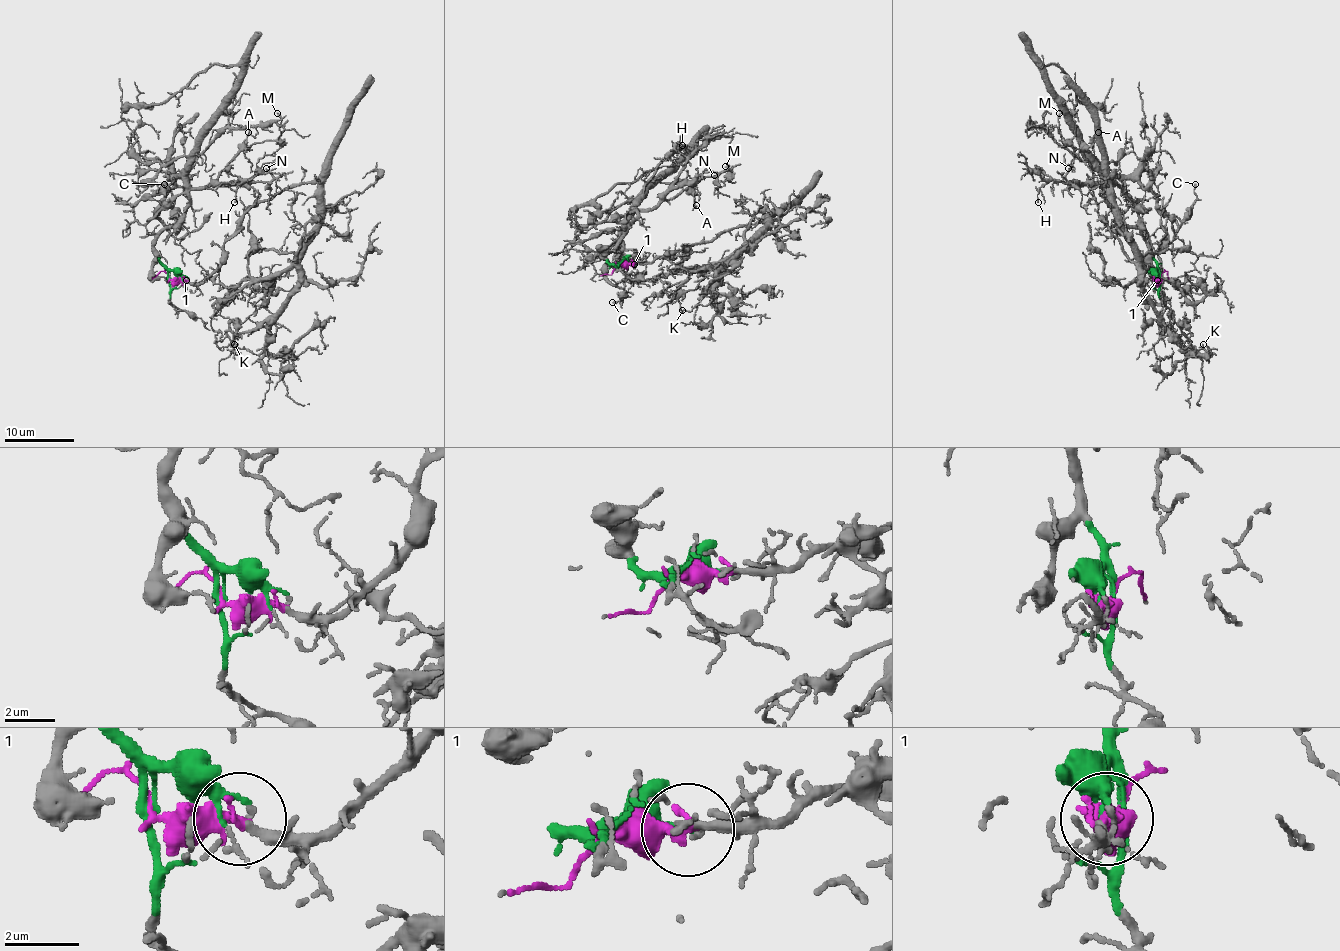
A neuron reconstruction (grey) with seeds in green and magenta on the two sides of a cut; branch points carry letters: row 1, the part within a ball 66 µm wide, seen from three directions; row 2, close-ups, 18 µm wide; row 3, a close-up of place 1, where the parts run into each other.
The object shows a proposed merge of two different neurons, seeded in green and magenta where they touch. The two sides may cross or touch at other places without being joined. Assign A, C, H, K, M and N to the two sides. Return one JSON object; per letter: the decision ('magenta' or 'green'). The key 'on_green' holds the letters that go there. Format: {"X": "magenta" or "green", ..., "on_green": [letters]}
{"A": "green", "C": "green", "H": "green", "K": "magenta", "M": "green", "N": "green", "on_green": ["A", "C", "H", "M", "N"]}

